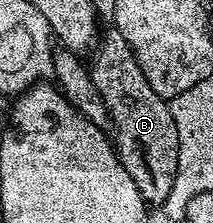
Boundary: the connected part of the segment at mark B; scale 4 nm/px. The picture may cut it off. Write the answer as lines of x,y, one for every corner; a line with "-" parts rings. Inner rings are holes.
114,29
102,32
101,38
93,48
89,59
89,70
93,77
93,85
97,85
97,93
101,93
101,101
105,101
110,130
115,130
113,146
119,155
121,165
129,177
133,177
133,185
141,193
143,202
148,205
161,205
169,197
173,189
173,181
177,177
179,164
179,142
177,141
177,125
173,121
173,113
168,100
165,100
145,81
145,73
141,73
141,65
137,65
137,57
133,49

